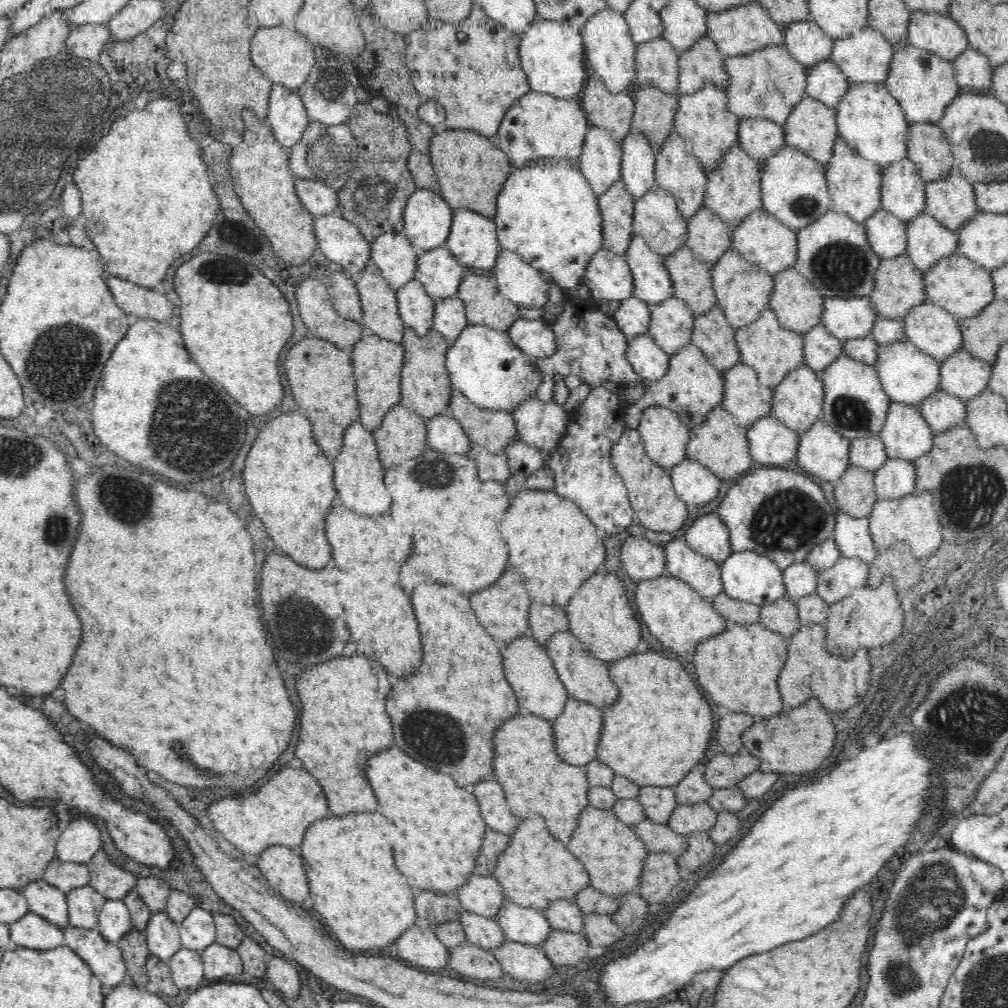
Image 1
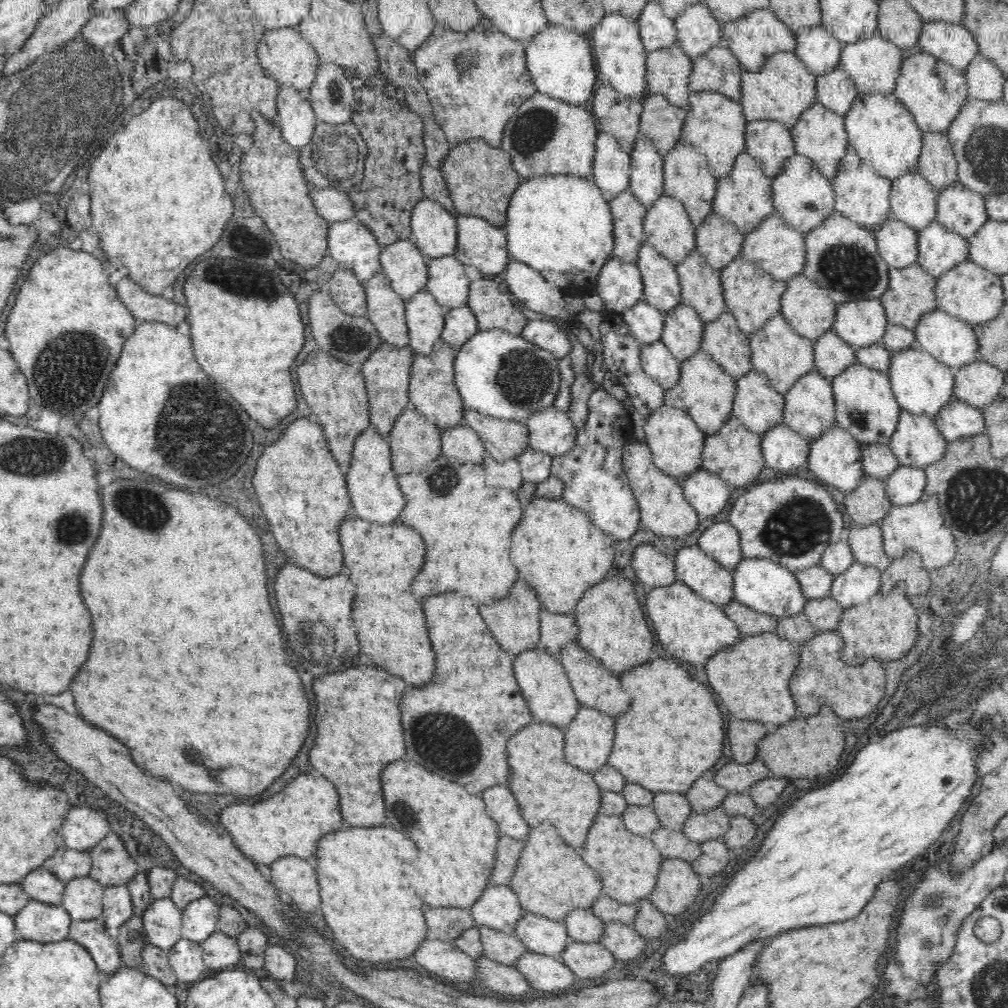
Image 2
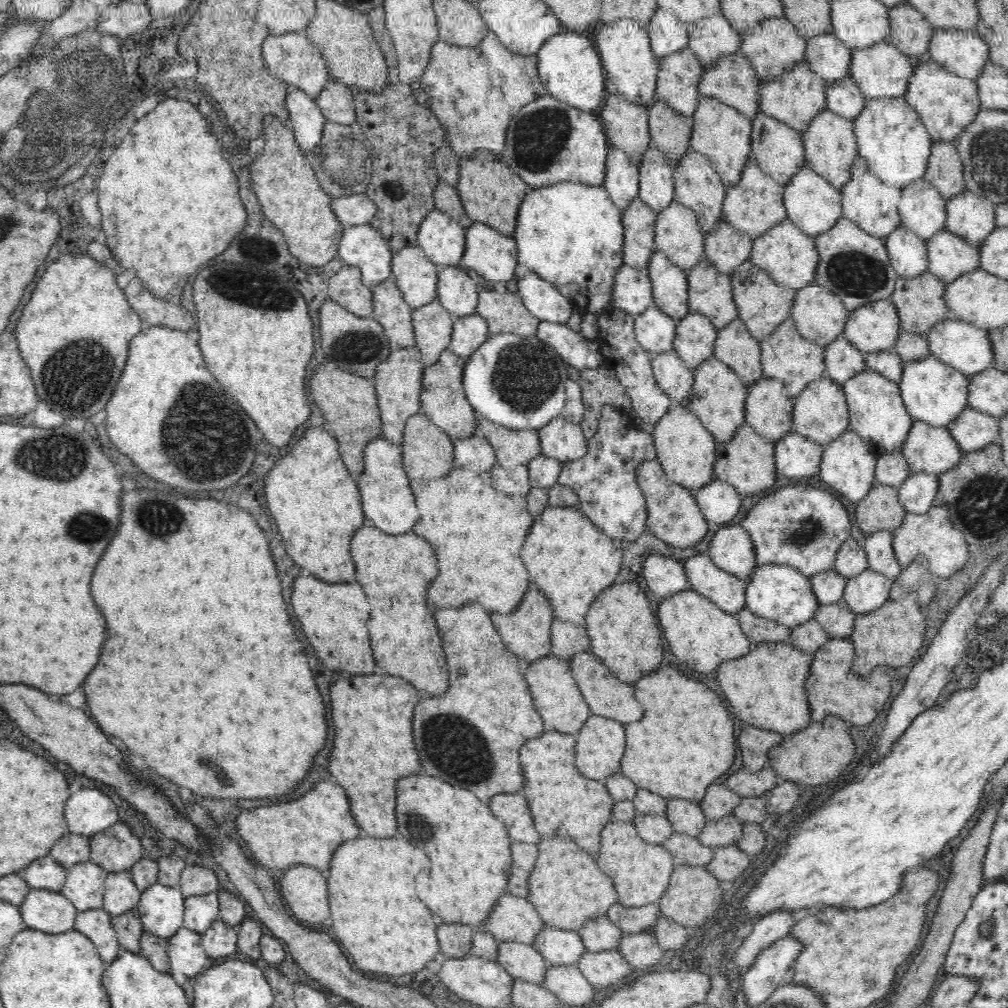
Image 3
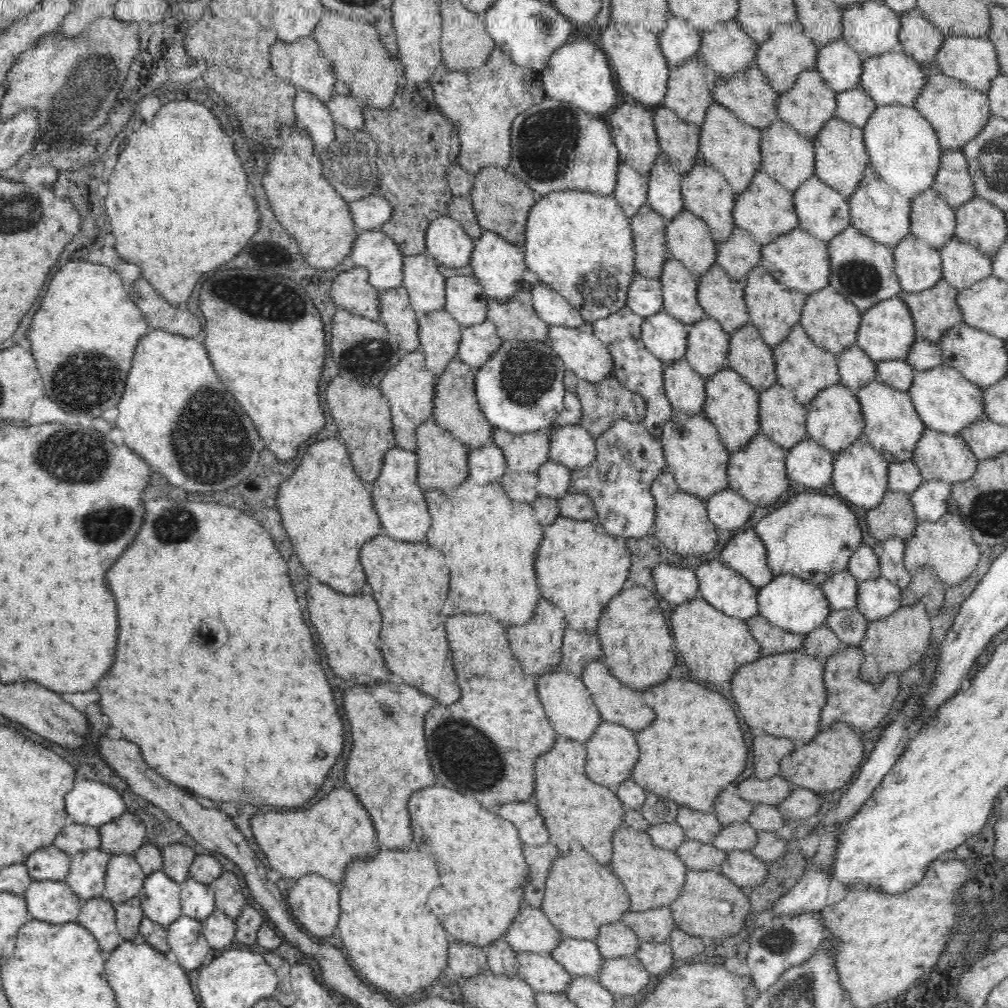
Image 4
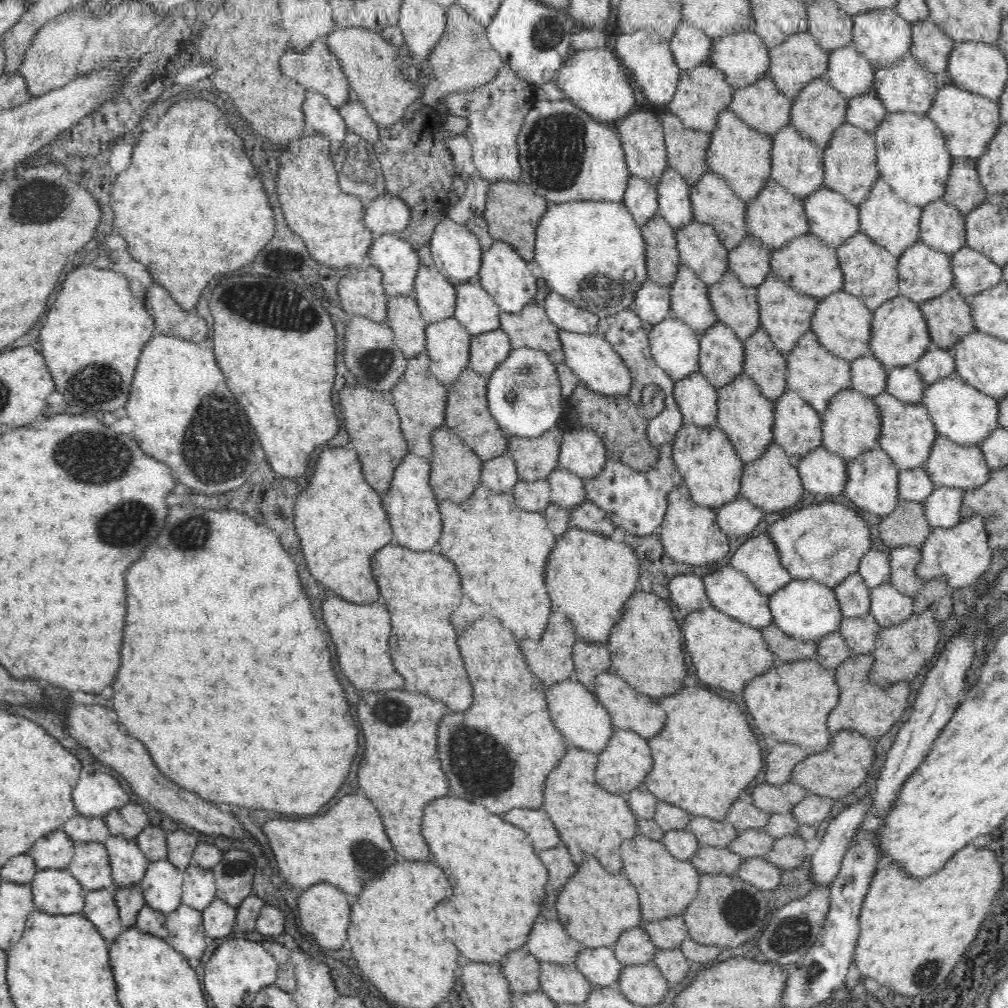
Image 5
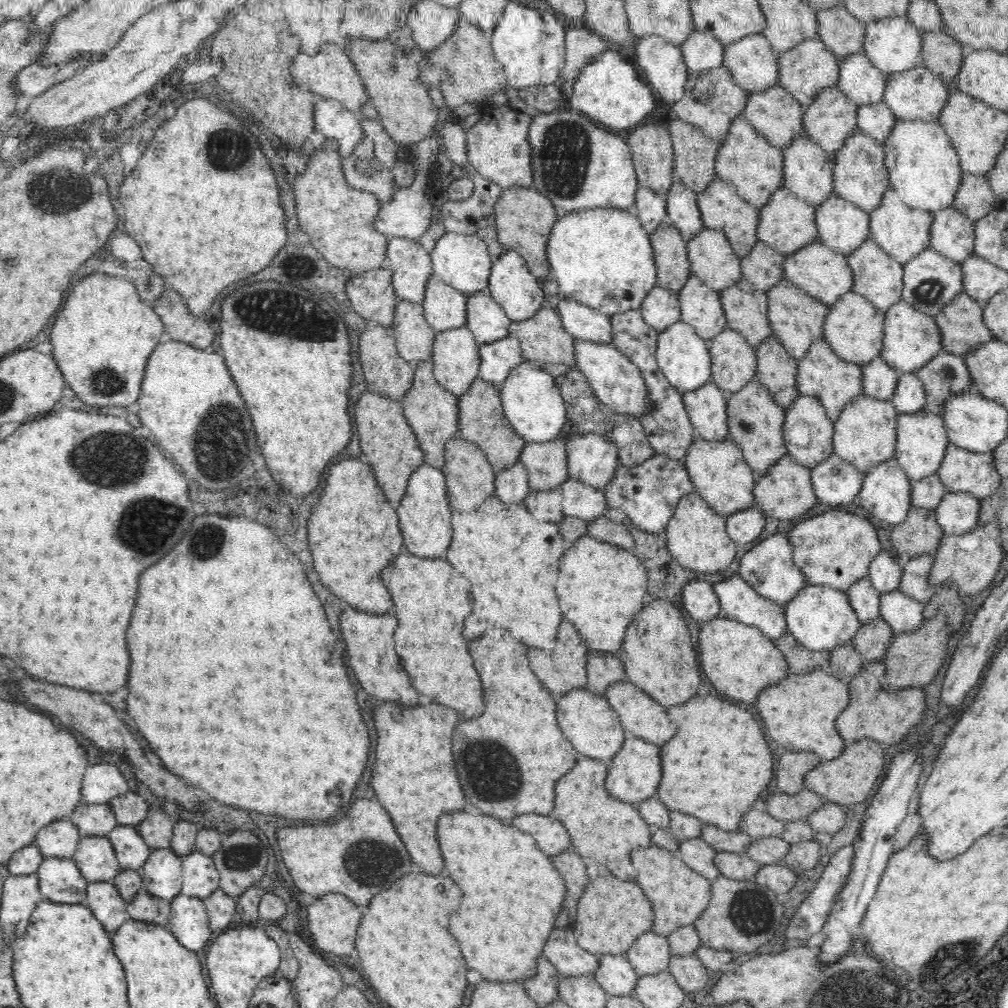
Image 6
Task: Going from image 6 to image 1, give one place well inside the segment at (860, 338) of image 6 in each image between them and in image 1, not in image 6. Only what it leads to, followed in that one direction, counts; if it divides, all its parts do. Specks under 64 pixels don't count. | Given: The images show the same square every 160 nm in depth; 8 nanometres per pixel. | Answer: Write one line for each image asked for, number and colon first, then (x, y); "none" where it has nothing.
1: (796, 302)
2: (808, 308)
3: (820, 316)
4: (831, 320)
5: (842, 322)

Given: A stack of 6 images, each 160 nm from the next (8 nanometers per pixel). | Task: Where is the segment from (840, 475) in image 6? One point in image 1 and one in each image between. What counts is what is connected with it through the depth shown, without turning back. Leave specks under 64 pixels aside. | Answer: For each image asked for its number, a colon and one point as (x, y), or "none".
1: (770, 442)
2: (783, 448)
3: (796, 456)
4: (809, 464)
5: (822, 472)

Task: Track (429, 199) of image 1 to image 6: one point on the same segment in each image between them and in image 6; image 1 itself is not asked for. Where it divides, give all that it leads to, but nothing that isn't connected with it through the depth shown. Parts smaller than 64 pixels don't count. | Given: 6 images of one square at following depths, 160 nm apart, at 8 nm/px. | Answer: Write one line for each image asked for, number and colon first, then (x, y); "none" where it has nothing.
2: (433, 229)
3: (442, 238)
4: (446, 241)
5: (457, 253)
6: (462, 261)

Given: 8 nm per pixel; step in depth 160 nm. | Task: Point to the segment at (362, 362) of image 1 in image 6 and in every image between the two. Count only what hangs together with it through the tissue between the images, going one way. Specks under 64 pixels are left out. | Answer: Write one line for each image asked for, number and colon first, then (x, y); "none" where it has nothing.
2: (386, 371)
3: (398, 381)
4: (409, 386)
5: (420, 399)
6: (431, 410)

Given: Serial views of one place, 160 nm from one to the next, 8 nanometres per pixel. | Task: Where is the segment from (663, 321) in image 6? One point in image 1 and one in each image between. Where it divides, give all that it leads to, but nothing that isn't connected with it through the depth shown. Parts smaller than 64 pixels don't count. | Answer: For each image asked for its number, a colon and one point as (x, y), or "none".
1: (607, 275)
2: (619, 285)
3: (632, 291)
4: (644, 297)
5: (652, 302)

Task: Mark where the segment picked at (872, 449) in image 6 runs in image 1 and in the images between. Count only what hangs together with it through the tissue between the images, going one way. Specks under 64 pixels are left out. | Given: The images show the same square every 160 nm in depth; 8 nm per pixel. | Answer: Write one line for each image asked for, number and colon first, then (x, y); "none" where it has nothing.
1: (796, 400)
2: (809, 409)
3: (820, 413)
4: (834, 420)
5: (850, 425)

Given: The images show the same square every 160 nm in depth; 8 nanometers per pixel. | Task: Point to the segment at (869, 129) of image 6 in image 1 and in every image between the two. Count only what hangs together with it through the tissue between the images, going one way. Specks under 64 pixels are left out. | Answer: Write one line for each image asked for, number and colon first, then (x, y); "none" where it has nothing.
1: (824, 81)
2: (836, 91)
3: (844, 98)
4: (854, 106)
5: (866, 112)

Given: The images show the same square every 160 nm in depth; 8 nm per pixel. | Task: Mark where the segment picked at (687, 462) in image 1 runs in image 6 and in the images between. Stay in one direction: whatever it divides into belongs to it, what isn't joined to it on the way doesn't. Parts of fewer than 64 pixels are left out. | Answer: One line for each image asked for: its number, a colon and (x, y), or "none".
2: (708, 494)
3: (720, 503)
4: (728, 510)
5: (739, 517)
6: (744, 527)

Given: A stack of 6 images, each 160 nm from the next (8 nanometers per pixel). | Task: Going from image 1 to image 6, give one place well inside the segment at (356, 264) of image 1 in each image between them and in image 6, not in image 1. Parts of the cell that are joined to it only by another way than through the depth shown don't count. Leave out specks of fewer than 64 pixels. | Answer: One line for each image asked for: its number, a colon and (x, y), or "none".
2: (351, 243)
3: (364, 247)
4: (373, 250)
5: (397, 260)
6: (410, 262)

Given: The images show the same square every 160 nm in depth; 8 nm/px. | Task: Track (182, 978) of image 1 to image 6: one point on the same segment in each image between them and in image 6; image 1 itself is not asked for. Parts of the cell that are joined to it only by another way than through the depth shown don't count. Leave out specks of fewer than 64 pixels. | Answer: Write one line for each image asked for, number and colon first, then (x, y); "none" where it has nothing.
2: (186, 958)
3: (187, 955)
4: (185, 937)
5: (186, 934)
6: (189, 922)

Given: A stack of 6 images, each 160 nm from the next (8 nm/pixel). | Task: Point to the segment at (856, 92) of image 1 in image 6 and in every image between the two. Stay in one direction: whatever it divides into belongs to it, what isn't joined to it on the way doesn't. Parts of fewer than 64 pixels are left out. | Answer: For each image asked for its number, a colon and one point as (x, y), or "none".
2: (880, 129)
3: (896, 145)
4: (904, 151)
5: (912, 157)
6: (923, 166)

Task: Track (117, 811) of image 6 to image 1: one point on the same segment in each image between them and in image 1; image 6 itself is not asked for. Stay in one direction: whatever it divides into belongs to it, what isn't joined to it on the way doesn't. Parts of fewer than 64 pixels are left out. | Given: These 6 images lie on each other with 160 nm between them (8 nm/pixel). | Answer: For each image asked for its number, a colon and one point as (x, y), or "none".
1: (113, 883)
2: (111, 864)
3: (116, 848)
4: (125, 834)
5: (128, 821)

